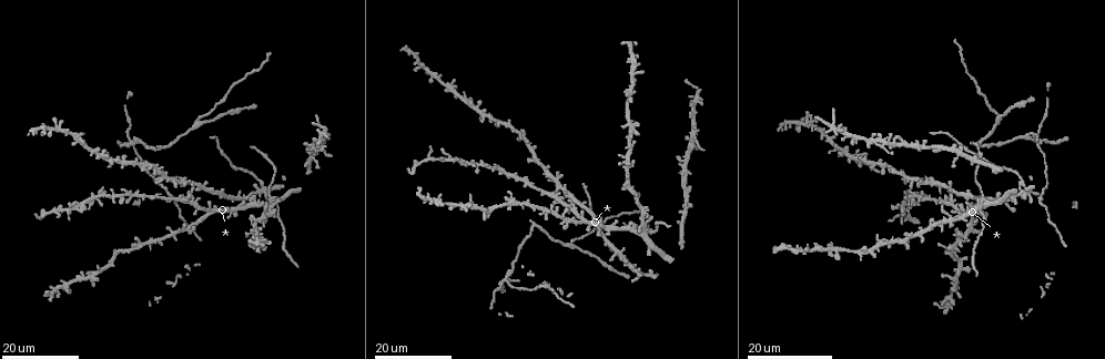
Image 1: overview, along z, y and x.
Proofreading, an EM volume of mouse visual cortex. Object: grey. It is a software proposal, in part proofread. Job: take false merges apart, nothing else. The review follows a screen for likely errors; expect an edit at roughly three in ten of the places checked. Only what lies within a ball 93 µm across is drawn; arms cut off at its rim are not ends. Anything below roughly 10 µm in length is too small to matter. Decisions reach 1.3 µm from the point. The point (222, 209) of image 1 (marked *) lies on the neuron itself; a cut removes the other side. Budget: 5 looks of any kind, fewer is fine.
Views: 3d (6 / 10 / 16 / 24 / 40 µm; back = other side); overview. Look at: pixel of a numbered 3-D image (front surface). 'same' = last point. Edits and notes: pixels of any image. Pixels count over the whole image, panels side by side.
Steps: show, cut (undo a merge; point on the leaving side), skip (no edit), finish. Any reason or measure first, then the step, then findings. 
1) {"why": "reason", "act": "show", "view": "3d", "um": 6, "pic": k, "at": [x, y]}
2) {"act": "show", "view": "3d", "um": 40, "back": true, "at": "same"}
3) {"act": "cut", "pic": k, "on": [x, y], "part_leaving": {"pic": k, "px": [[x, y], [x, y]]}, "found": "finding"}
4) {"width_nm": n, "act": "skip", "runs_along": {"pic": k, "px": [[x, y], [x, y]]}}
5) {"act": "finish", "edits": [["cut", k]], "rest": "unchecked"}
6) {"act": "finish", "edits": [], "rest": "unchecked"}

{"act": "show", "view": "3d", "um": 16, "pic": 1, "at": [986, 202]}

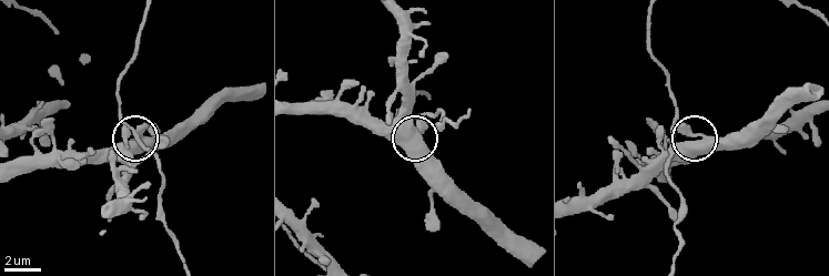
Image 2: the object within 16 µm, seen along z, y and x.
{"act": "show", "view": "3d", "um": 10, "pic": 2, "at": [697, 136]}

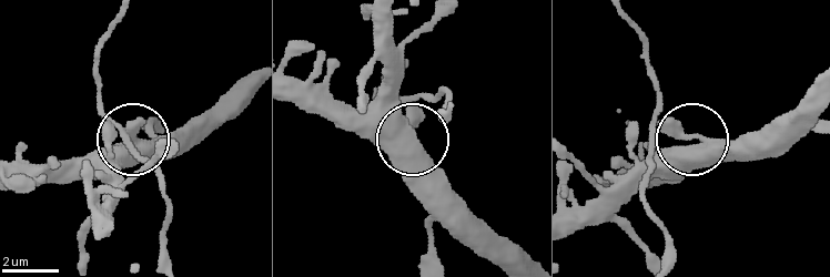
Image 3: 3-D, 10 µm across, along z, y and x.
{"act": "skip", "found": "continuous, no second neuron"}

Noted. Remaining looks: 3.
{"why": "calibre changes", "act": "show", "view": "3d", "um": 16, "pic": 1, "at": [546, 282]}

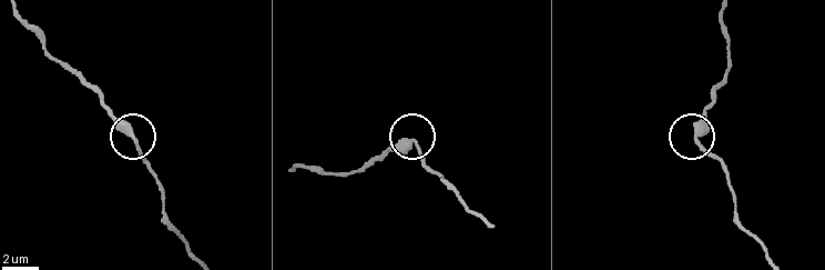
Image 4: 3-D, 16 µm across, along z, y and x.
{"why": "zoom in", "act": "show", "view": "3d", "um": 6, "pic": 4, "at": [133, 134]}

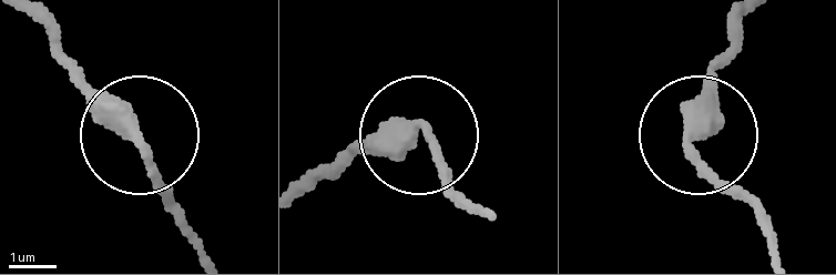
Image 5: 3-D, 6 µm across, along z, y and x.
{"act": "skip", "runs_along": {"pic": 5, "px": [[741, 23], [701, 142], [768, 222]]}, "found": "one neuron here"}

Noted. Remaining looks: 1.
{"act": "finish", "edits": [], "rest": "unchecked"}

